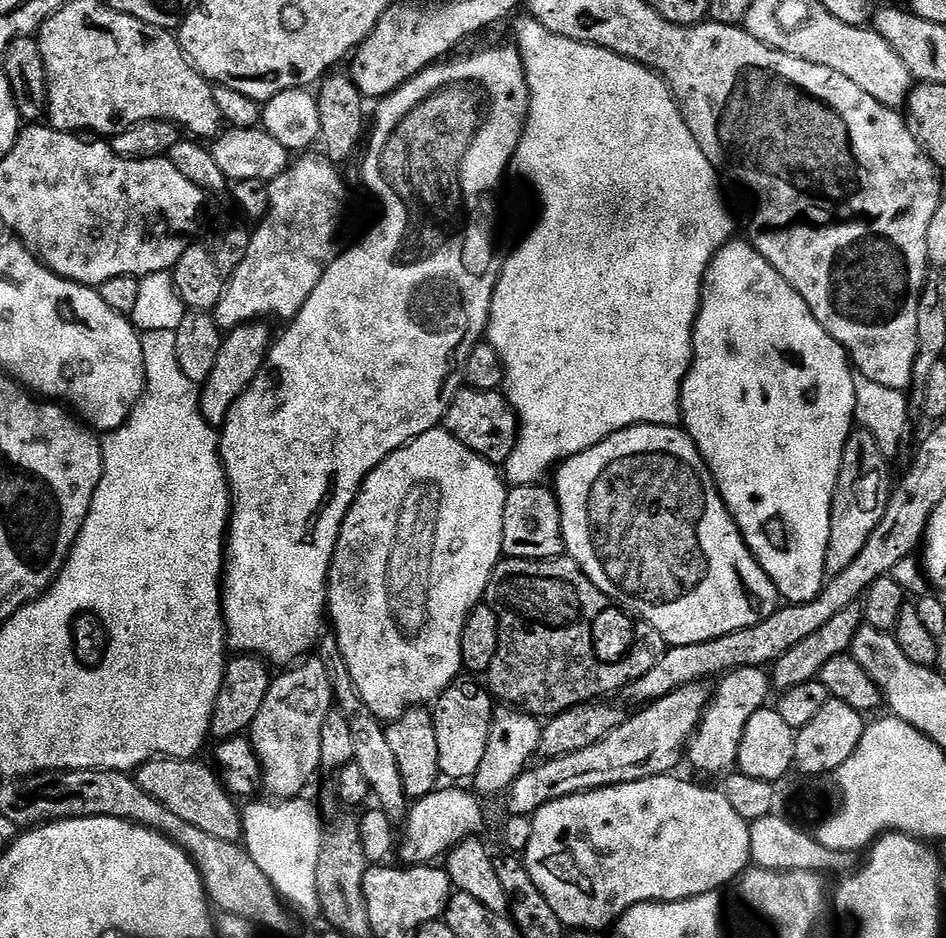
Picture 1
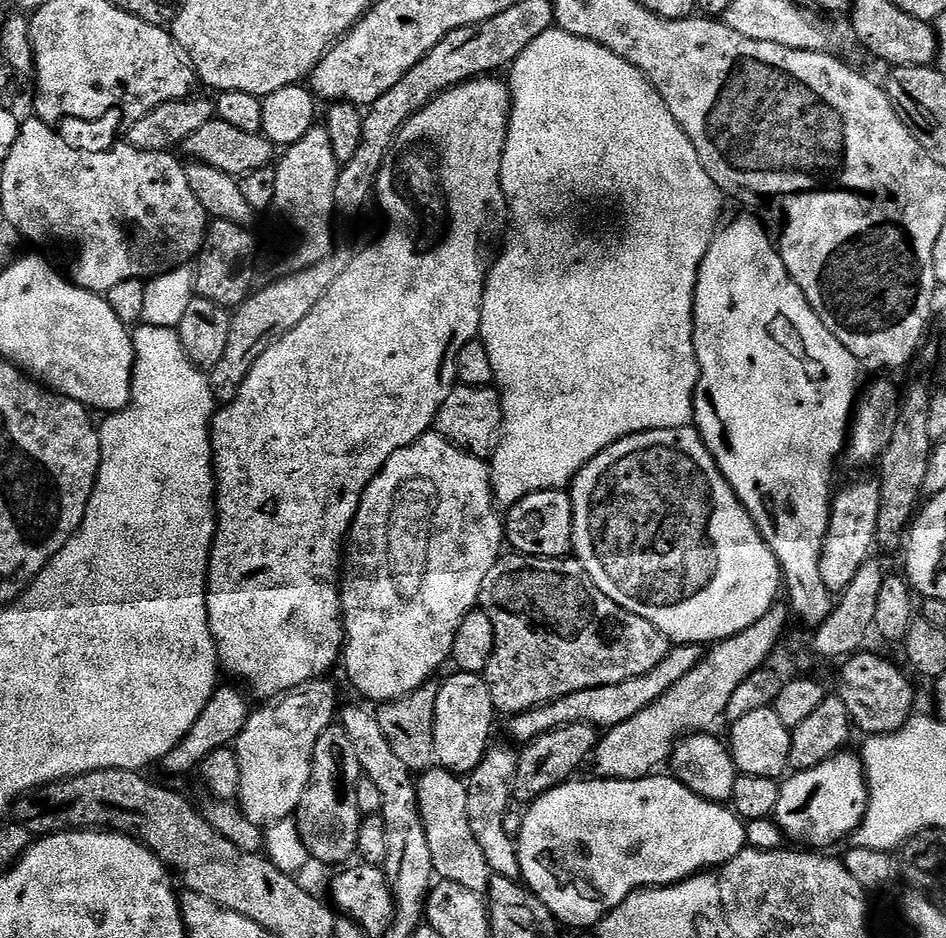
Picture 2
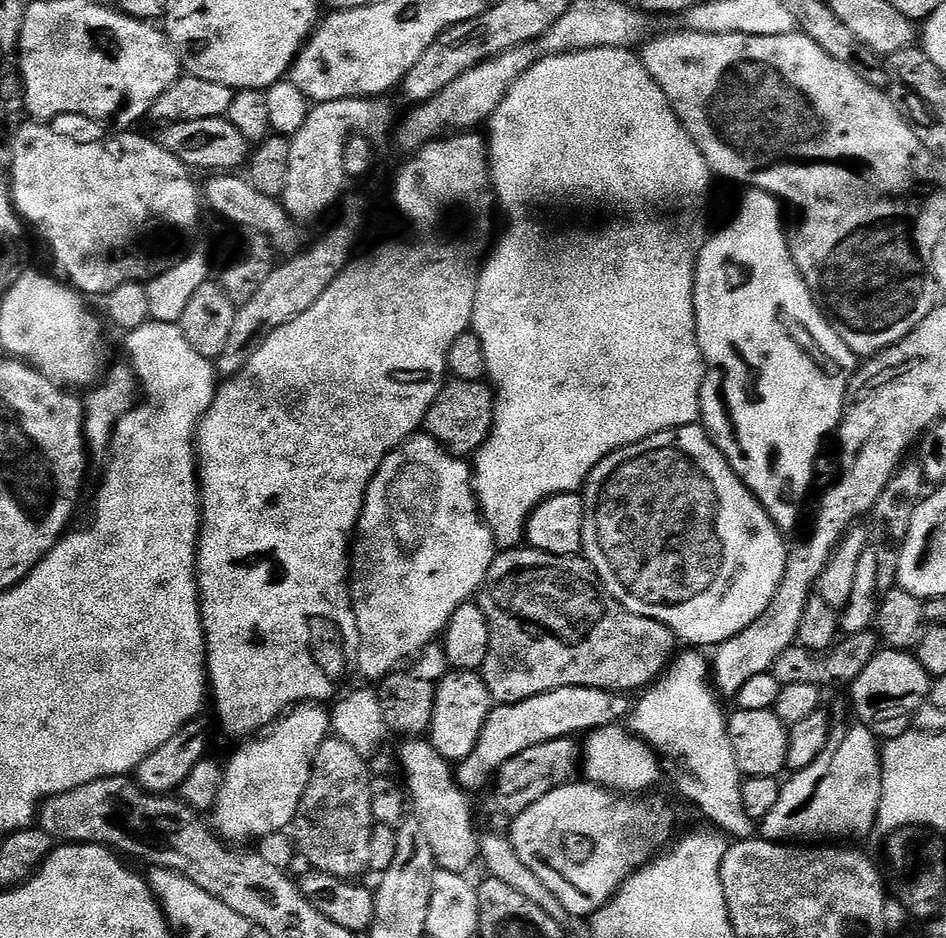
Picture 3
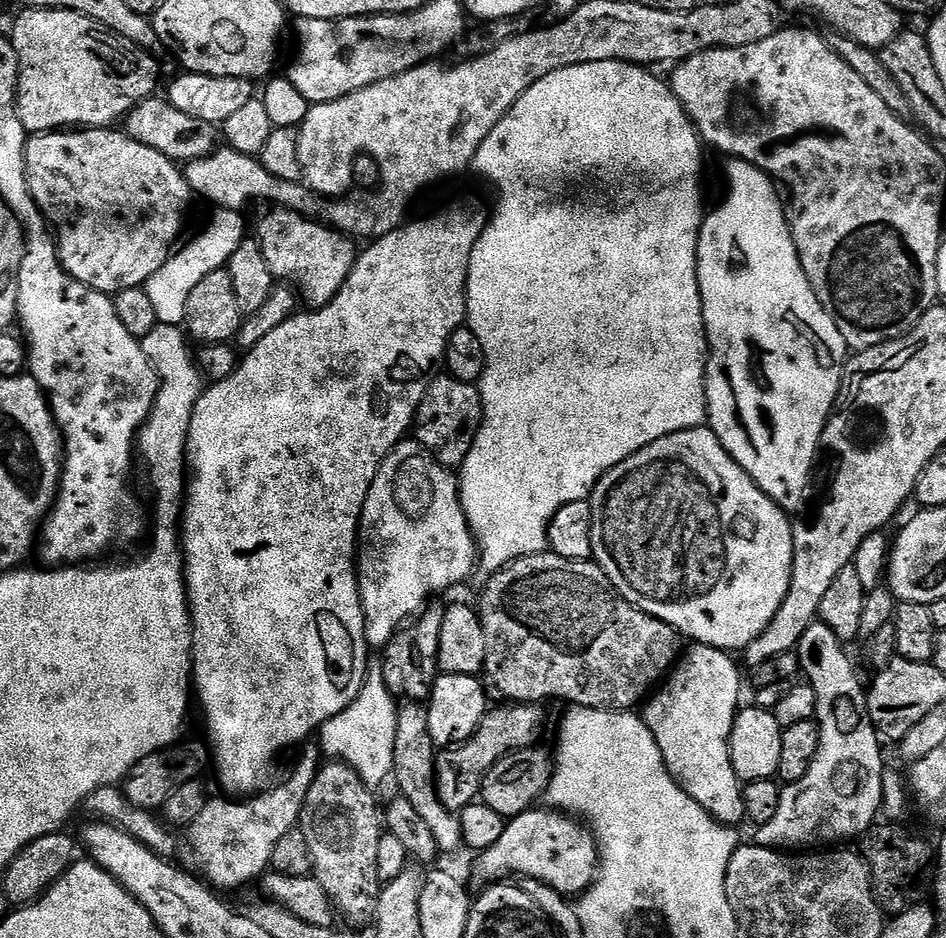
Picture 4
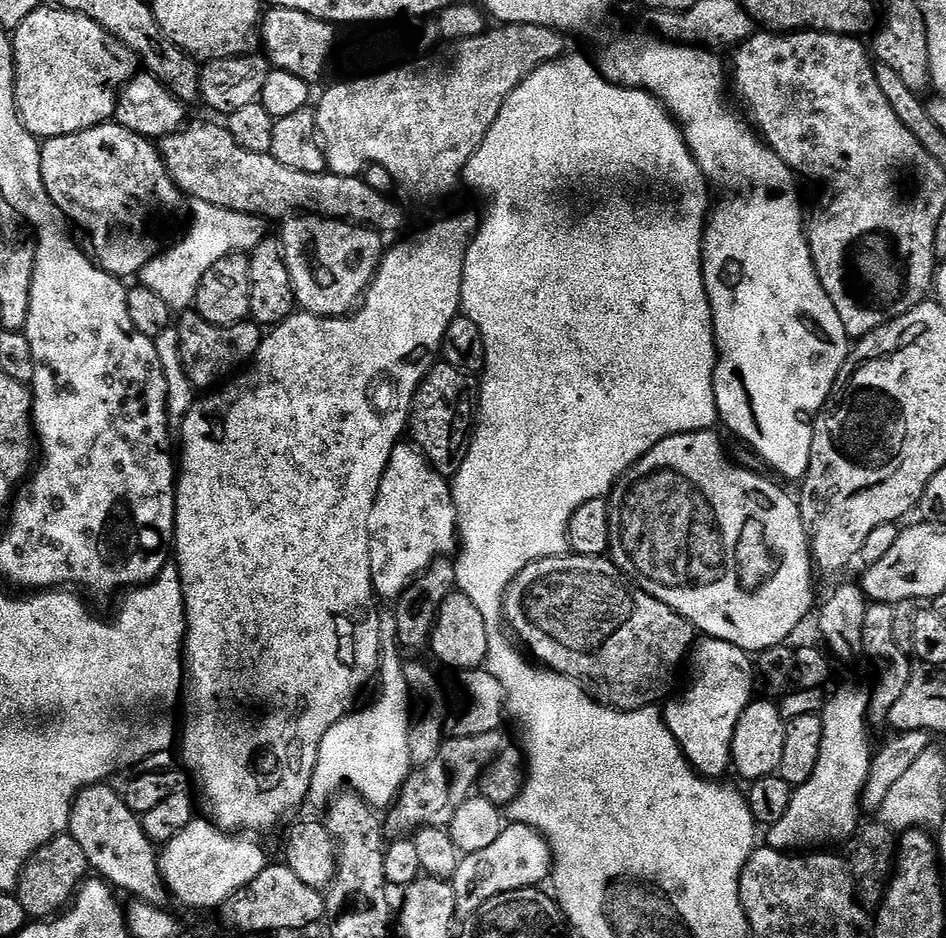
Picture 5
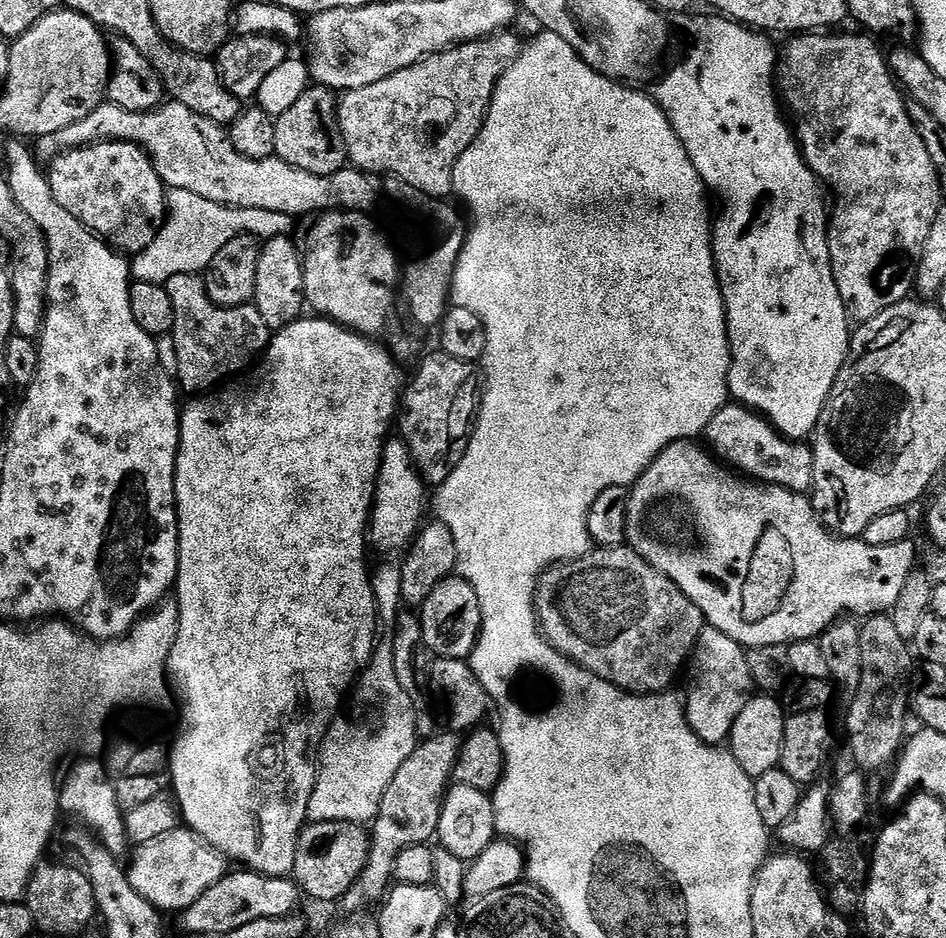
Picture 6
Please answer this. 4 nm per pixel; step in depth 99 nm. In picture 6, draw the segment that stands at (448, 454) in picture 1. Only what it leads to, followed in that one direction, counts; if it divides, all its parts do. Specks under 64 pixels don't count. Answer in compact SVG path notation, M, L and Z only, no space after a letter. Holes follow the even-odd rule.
M392 438L384 445L380 459L380 472L376 475L376 494L370 513L370 540L384 552L400 552L411 545L425 523L430 492L416 469L416 463L408 452L403 439Z

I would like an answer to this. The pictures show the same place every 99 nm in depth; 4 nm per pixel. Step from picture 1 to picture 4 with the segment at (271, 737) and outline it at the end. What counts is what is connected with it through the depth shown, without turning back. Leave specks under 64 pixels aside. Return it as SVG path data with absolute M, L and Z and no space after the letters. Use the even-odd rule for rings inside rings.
M313 746L301 754L300 761L297 762L296 769L292 772L292 777L285 784L280 784L277 788L269 787L251 798L209 799L206 810L202 810L202 814L198 814L198 818L194 818L194 822L187 832L188 840L192 843L192 852L196 855L197 862L200 863L201 870L199 869L199 871L213 889L240 888L243 884L250 883L251 880L259 881L272 868L274 848L278 846L278 842L282 842L285 834L290 834L290 830L299 825L300 811L306 802L306 794L321 767L321 749Z

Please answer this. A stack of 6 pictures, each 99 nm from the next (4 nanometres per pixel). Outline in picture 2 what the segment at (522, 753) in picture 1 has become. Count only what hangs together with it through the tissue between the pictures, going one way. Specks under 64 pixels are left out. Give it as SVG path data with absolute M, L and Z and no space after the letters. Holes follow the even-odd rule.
M491 745L482 762L469 773L466 780L468 820L472 833L482 847L482 852L493 875L519 879L520 859L517 856L515 839L506 834L504 816L512 806L514 778L517 776L517 758L519 753L508 746Z

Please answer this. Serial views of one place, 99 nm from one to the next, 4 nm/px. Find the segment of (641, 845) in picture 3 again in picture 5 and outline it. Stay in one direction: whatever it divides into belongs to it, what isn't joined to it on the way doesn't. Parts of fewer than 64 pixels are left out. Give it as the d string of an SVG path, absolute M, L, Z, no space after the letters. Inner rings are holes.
M509 823L498 834L497 840L482 850L461 855L458 870L450 877L456 892L456 915L467 918L478 910L491 896L519 888L535 888L549 879L554 863L548 839L529 824Z

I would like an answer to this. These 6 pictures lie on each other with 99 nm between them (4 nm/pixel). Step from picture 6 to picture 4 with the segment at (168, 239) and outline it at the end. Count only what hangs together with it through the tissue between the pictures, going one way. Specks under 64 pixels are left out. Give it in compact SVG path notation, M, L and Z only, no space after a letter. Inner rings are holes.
M222 208L215 214L217 216L188 245L185 243L179 250L173 251L166 266L162 266L162 270L154 270L148 283L143 285L144 292L150 294L150 303L154 306L159 323L183 325L186 321L186 302L194 286L198 286L206 274L214 274L214 270L225 267L234 250L238 250L238 246L245 240L244 220L240 217L243 215L239 211Z

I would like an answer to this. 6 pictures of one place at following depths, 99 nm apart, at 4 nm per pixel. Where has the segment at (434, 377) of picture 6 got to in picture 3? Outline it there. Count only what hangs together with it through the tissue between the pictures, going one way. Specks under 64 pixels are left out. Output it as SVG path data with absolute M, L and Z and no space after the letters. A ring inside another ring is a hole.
M452 378L445 383L438 398L430 406L422 428L453 456L472 458L488 441L495 413L496 397L487 383L466 382Z

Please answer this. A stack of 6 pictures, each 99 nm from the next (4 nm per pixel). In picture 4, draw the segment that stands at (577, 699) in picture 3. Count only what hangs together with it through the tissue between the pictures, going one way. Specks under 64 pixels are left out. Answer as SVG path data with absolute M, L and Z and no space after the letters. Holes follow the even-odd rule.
M504 702L501 708L489 707L476 732L461 744L439 749L436 758L436 792L450 812L459 814L466 806L477 803L484 775L504 756L519 748L531 748L544 728L544 712L540 704Z

